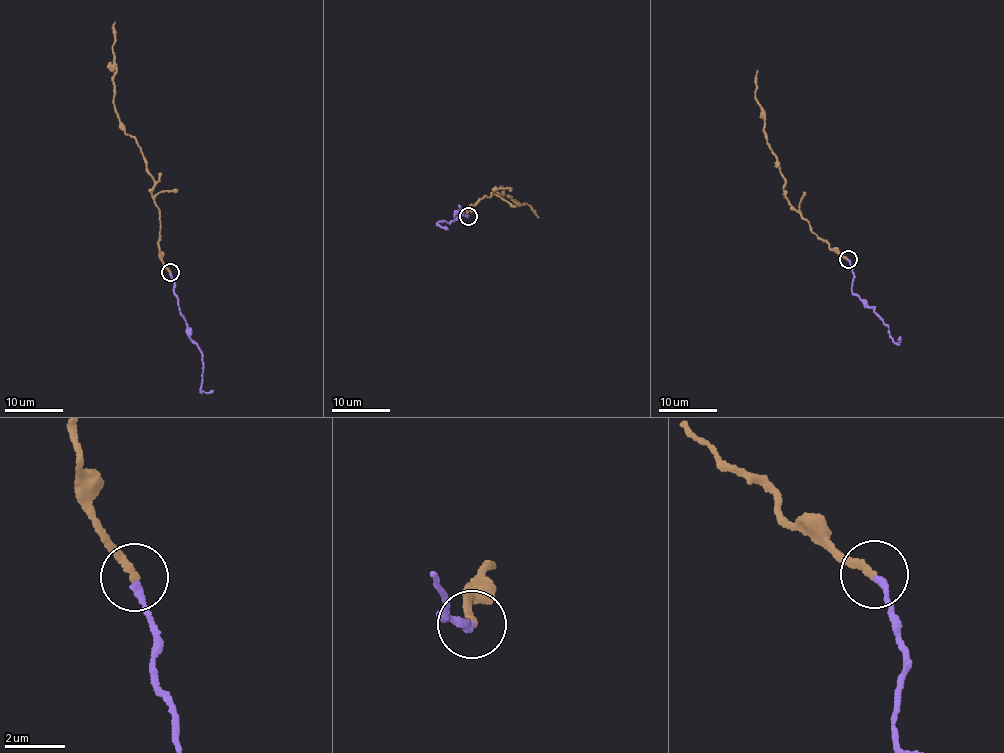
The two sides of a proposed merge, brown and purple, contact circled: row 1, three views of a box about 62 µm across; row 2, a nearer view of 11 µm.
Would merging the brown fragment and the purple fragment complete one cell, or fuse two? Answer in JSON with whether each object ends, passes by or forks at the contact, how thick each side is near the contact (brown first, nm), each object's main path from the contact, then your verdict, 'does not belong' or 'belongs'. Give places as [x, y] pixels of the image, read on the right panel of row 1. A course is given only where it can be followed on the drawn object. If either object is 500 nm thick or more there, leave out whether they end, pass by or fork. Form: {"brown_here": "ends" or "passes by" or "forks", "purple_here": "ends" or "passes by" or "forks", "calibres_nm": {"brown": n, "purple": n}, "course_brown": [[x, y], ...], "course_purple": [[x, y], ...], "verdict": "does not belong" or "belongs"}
{"brown_here": "ends", "purple_here": "ends", "calibres_nm": {"brown": 220, "purple": 200}, "course_brown": [[848, 259], [812, 232], [810, 223], [784, 196], [785, 178], [766, 141], [764, 110], [756, 98], [758, 70]], "course_purple": [[848, 259], [854, 277], [851, 291], [871, 308], [889, 328], [890, 337], [896, 342], [900, 337]], "verdict": "belongs"}

